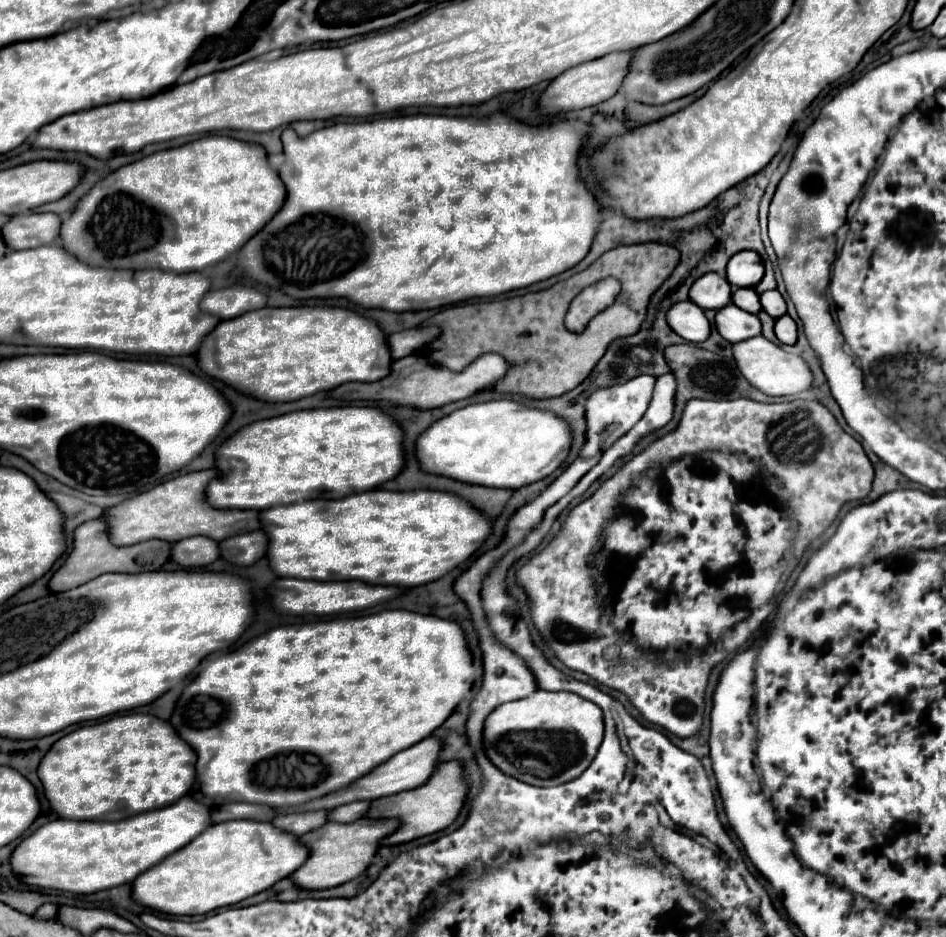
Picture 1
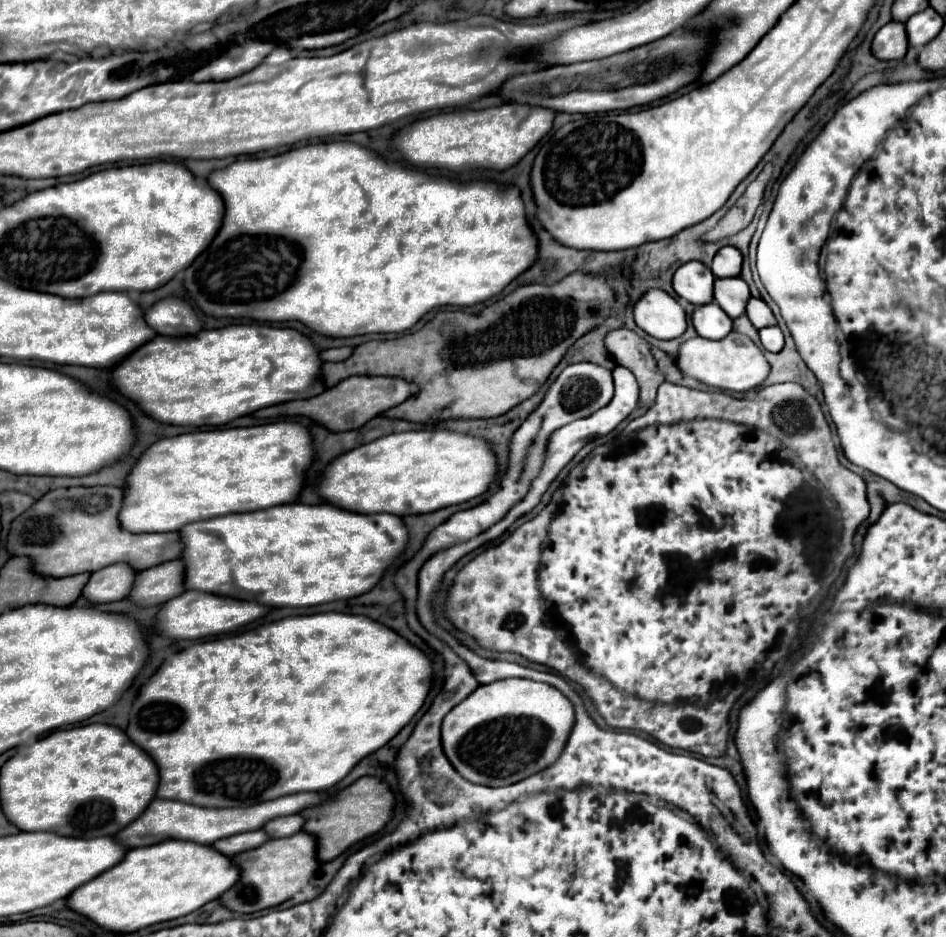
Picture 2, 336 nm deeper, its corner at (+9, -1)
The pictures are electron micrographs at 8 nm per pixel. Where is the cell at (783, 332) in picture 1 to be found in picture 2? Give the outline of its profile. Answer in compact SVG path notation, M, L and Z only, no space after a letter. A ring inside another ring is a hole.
M774 325L774 327L764 327L764 329L760 331L760 339L762 339L762 345L764 345L766 351L778 353L778 351L782 351L782 347L784 347L784 335L782 335L782 331L780 331L778 325Z

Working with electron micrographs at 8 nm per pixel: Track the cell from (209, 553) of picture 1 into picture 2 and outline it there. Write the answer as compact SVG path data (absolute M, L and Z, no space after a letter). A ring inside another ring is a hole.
M122 563L104 567L90 575L88 583L82 589L82 597L92 603L120 601L126 597L126 591L130 591L134 575L136 571L132 571L128 565Z

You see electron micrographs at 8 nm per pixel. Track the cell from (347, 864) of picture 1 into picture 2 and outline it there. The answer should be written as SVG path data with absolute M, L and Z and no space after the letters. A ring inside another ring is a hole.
M304 831L282 839L270 839L264 845L238 853L232 857L234 865L240 869L240 879L234 887L224 891L218 901L234 913L256 913L276 907L298 893L316 873L316 839Z

